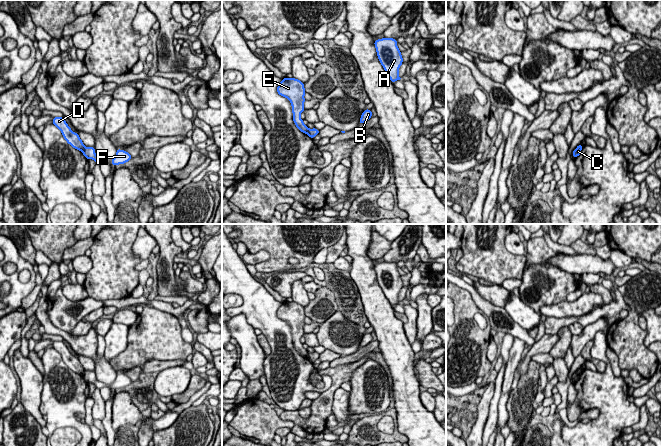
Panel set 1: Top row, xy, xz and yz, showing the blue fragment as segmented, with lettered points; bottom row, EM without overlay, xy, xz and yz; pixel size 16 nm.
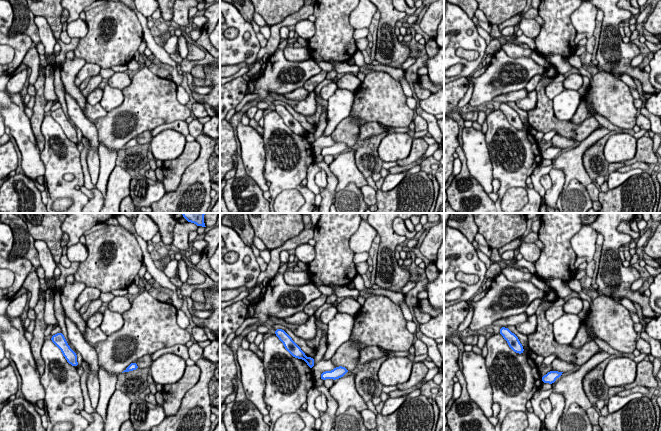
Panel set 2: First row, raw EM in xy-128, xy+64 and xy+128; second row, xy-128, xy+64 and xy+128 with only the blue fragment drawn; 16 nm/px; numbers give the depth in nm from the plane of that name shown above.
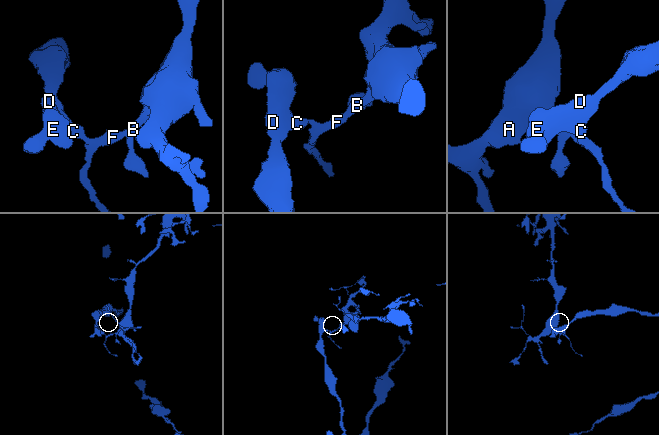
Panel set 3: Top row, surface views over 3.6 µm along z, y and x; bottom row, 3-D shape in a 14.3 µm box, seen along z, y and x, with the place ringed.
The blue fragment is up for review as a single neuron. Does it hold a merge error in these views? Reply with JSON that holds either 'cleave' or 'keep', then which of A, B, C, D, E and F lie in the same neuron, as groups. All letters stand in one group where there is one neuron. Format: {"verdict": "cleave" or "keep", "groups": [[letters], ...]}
{"verdict": "cleave", "groups": [["A", "B", "C", "F"], ["D", "E"]]}

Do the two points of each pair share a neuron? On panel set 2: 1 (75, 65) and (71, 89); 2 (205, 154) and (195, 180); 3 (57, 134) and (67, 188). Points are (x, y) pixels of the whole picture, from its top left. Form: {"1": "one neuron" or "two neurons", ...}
{"1": "one neuron", "2": "one neuron", "3": "one neuron"}

